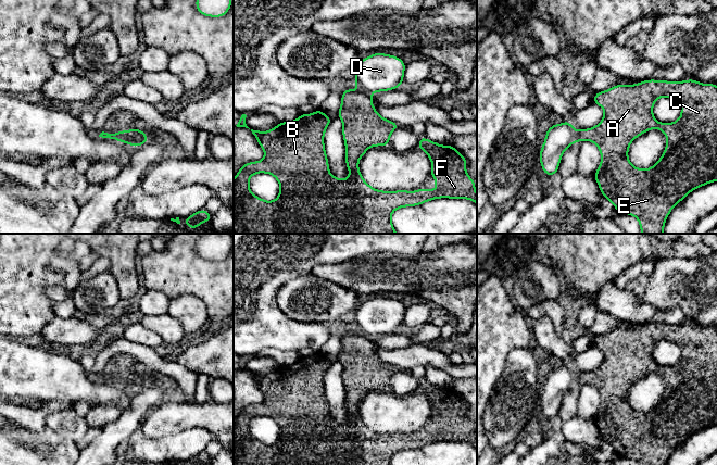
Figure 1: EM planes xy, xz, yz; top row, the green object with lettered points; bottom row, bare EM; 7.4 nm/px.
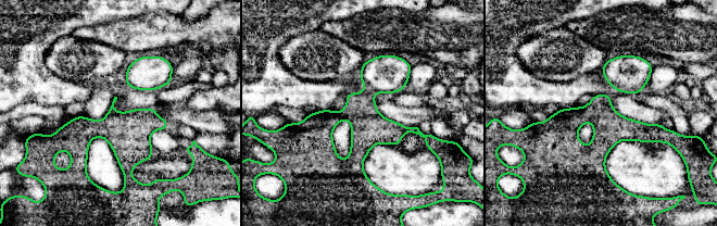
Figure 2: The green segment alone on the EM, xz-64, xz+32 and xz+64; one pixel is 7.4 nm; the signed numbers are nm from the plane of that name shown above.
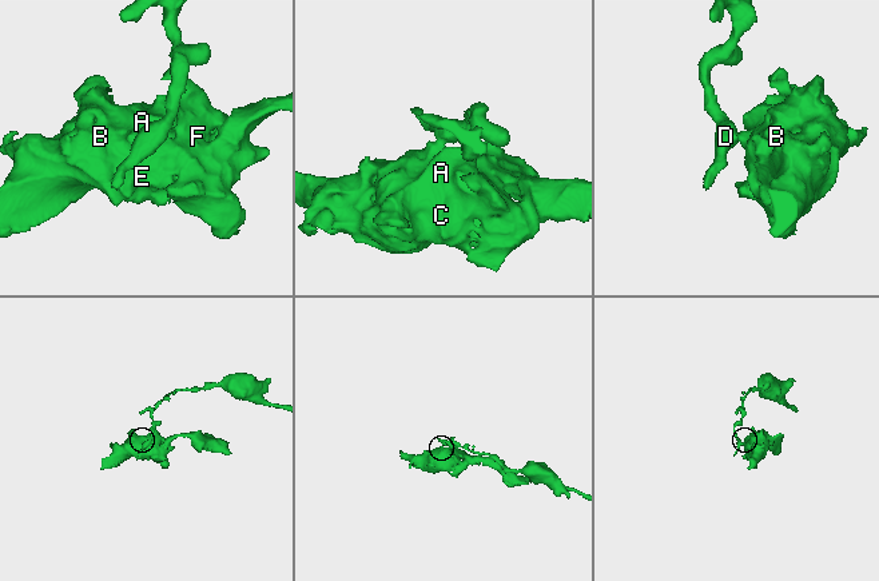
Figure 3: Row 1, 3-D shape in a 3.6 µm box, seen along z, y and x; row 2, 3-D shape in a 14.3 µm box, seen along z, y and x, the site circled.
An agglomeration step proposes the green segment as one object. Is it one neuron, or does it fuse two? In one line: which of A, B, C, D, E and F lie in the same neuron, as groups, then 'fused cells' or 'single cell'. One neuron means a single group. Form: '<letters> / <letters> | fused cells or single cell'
A B C E F / D | fused cells

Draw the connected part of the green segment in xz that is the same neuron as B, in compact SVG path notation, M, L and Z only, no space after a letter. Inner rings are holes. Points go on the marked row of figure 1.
M343 88L341 106L338 117L342 121L342 136L345 144L345 165L350 172L347 179L342 180L329 173L329 163L325 151L324 135L332 118L322 110L312 114L303 114L293 122L280 122L268 131L253 130L260 147L264 150L265 158L257 162L247 162L241 166L234 178L234 234L398 234L391 223L394 210L406 206L416 206L433 199L468 199L477 204L476 184L466 173L467 159L461 154L454 146L441 146L419 137L418 148L428 154L432 169L429 177L436 178L436 190L425 187L416 191L397 190L382 191L369 186L358 169L358 160L364 156L370 147L389 147L390 135L400 128L395 122L386 120L374 109L369 93L358 89ZM257 173L273 175L280 185L280 192L276 200L265 201L253 194L249 187L249 178Z

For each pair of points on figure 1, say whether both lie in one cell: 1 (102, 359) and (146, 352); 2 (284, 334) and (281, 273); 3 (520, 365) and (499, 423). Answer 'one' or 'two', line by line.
1: one
2: one
3: one

